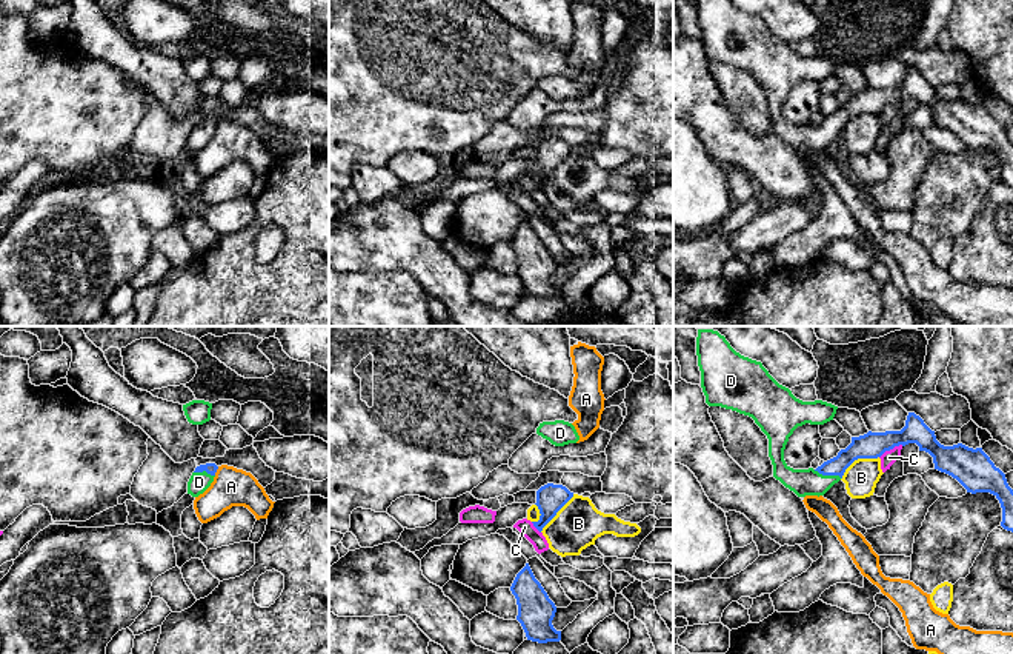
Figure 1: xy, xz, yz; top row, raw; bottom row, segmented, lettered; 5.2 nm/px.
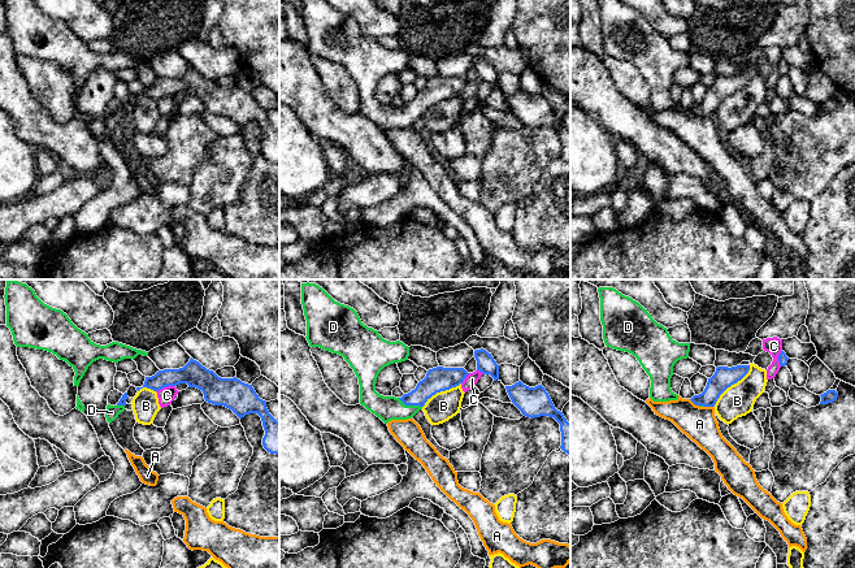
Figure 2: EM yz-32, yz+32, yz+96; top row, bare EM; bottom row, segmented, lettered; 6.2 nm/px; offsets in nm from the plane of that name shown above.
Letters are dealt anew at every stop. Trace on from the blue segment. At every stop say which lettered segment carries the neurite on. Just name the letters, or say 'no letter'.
D

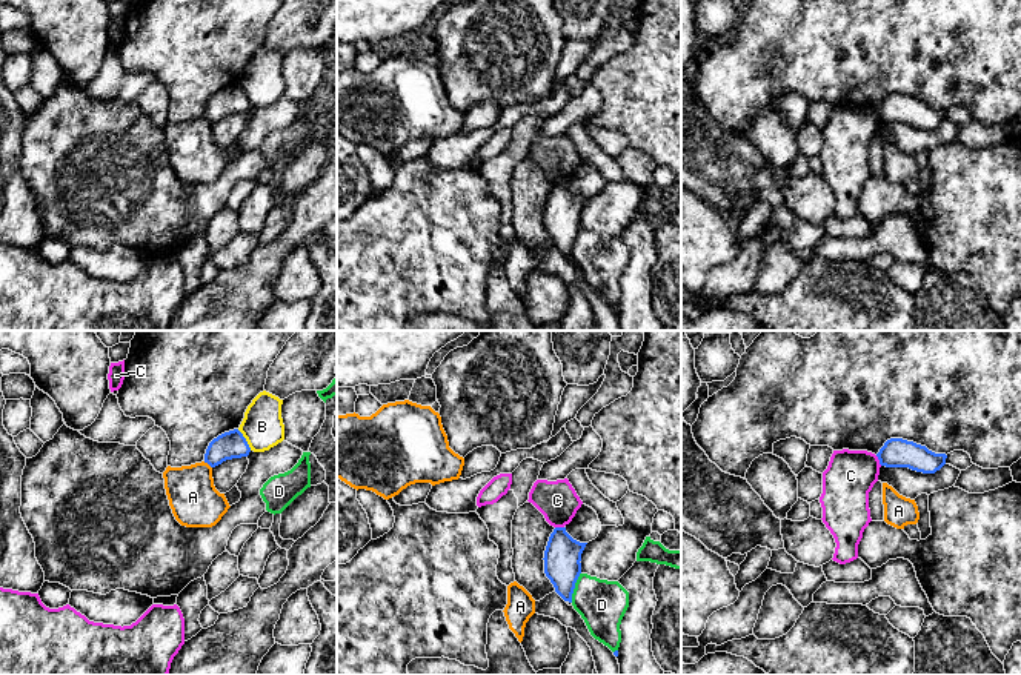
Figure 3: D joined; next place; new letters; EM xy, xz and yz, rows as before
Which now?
no letter

